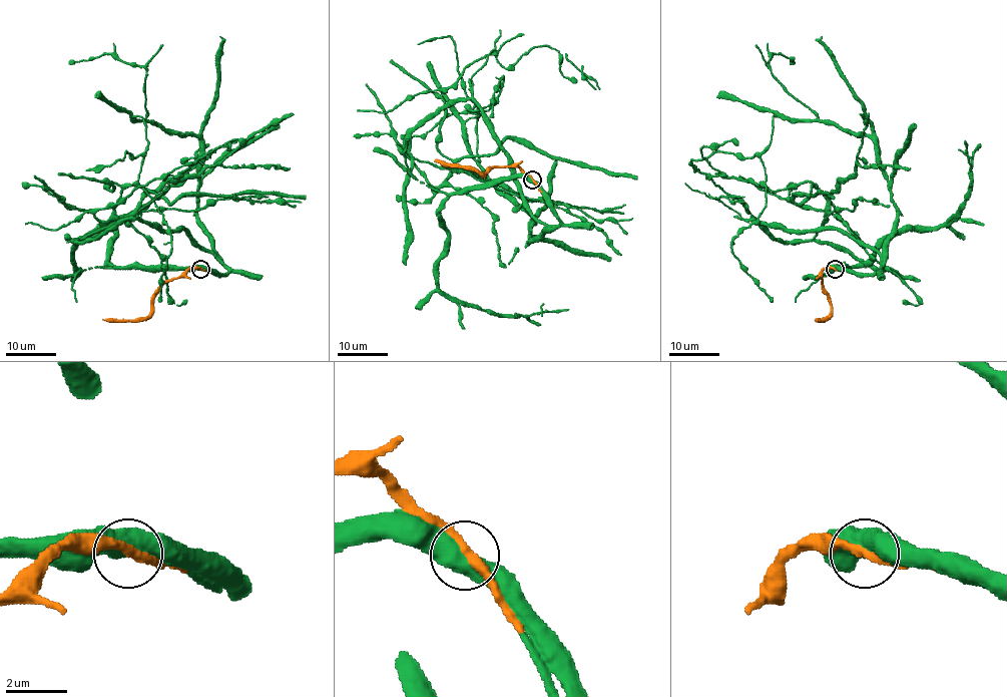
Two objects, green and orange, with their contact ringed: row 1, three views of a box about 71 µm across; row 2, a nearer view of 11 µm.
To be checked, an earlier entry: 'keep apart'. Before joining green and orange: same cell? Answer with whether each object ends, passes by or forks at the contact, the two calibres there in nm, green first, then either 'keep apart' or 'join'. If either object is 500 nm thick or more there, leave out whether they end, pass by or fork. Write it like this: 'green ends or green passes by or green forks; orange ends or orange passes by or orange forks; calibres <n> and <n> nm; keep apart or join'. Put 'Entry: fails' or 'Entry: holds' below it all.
calibres 650 and 260 nm; join
Entry: fails

